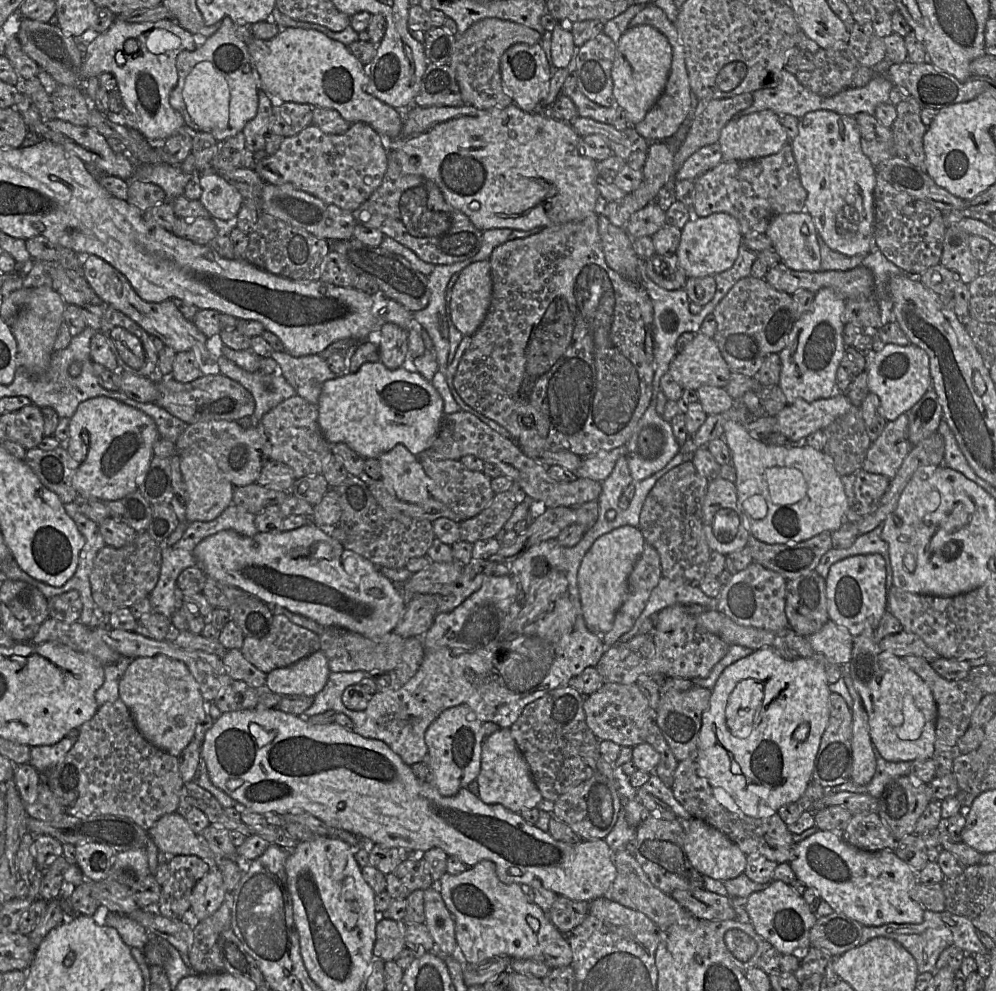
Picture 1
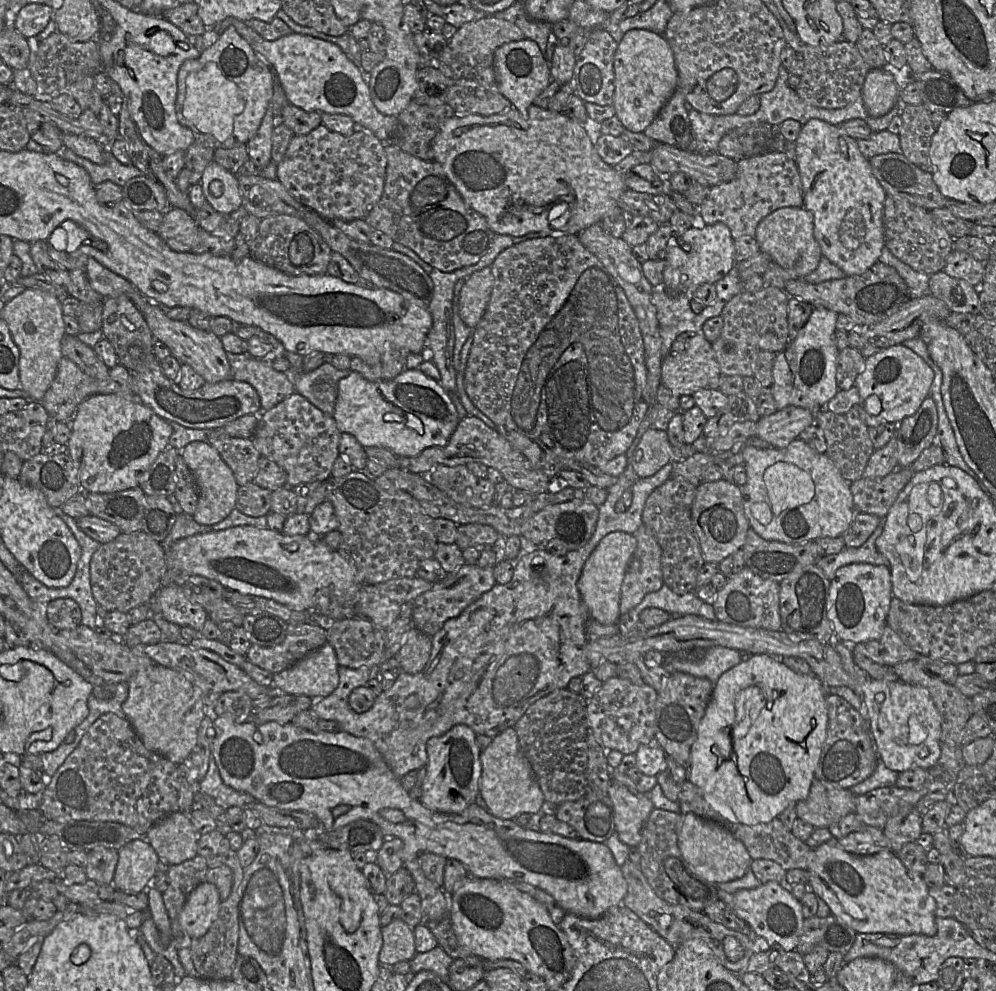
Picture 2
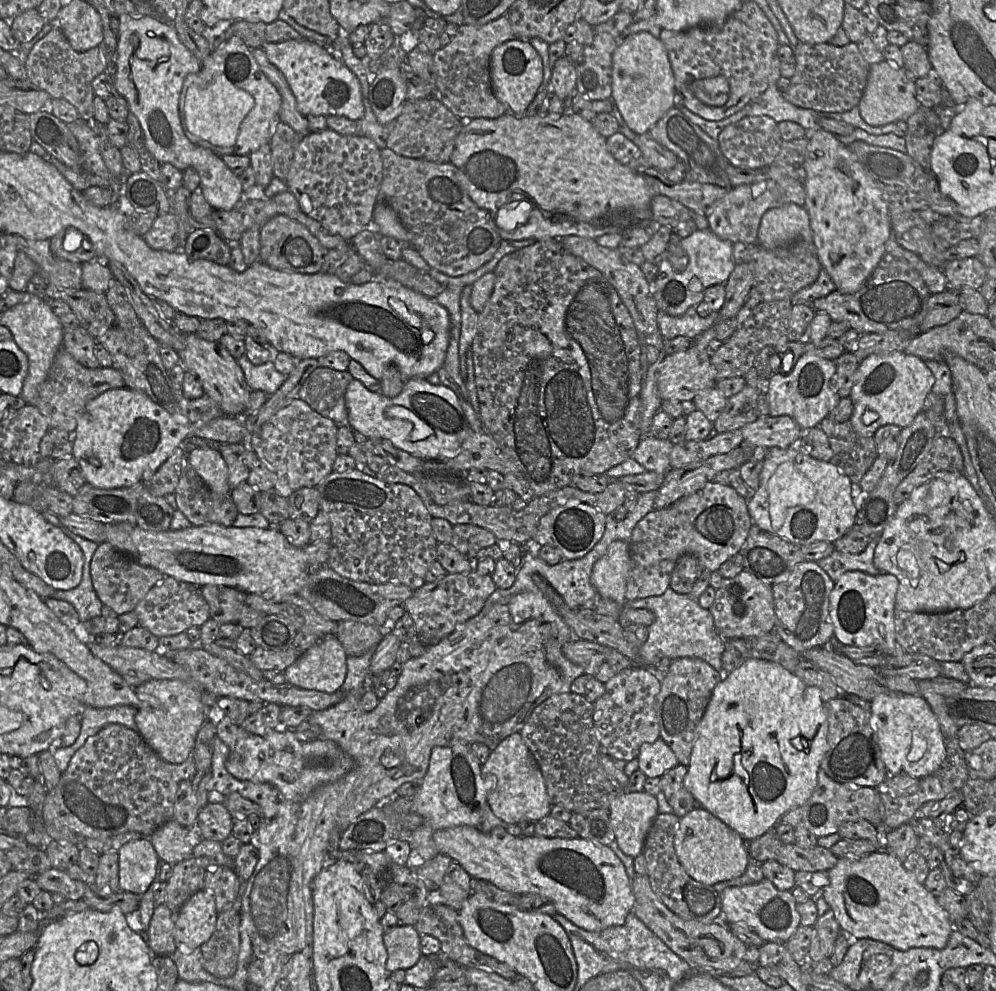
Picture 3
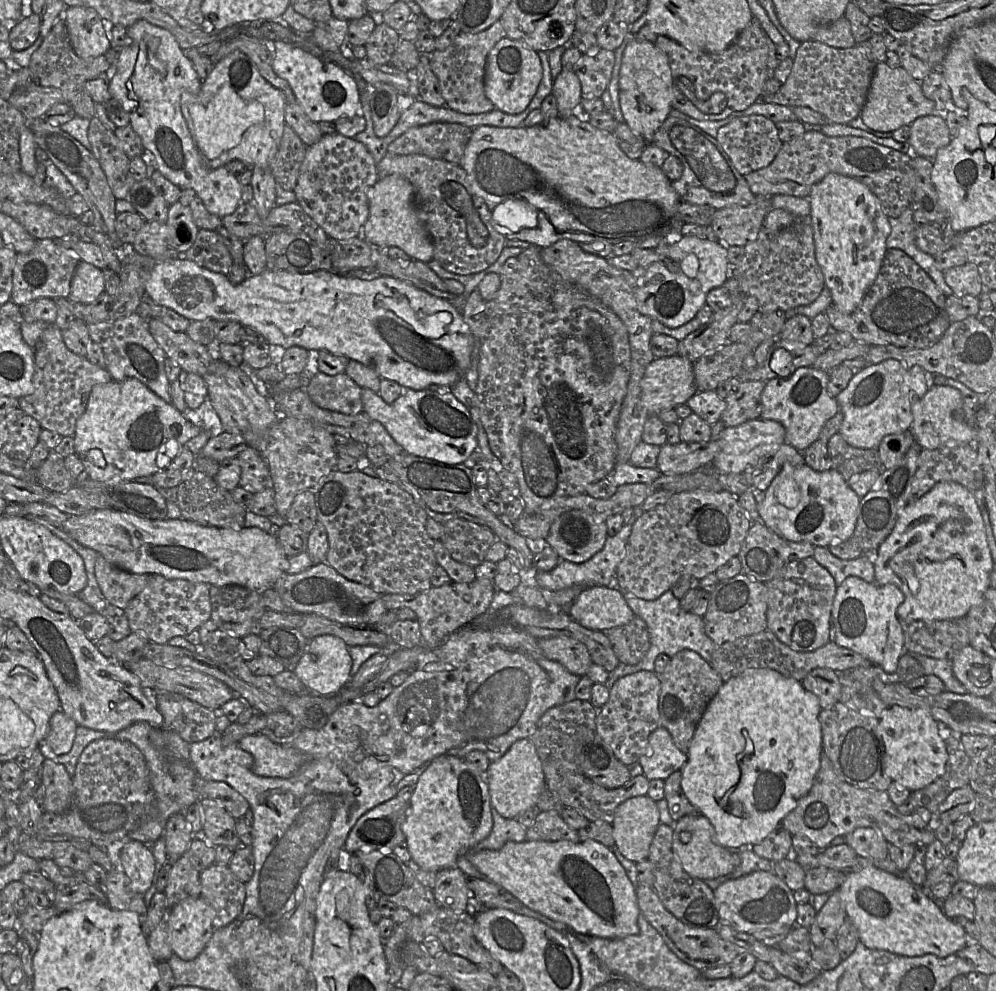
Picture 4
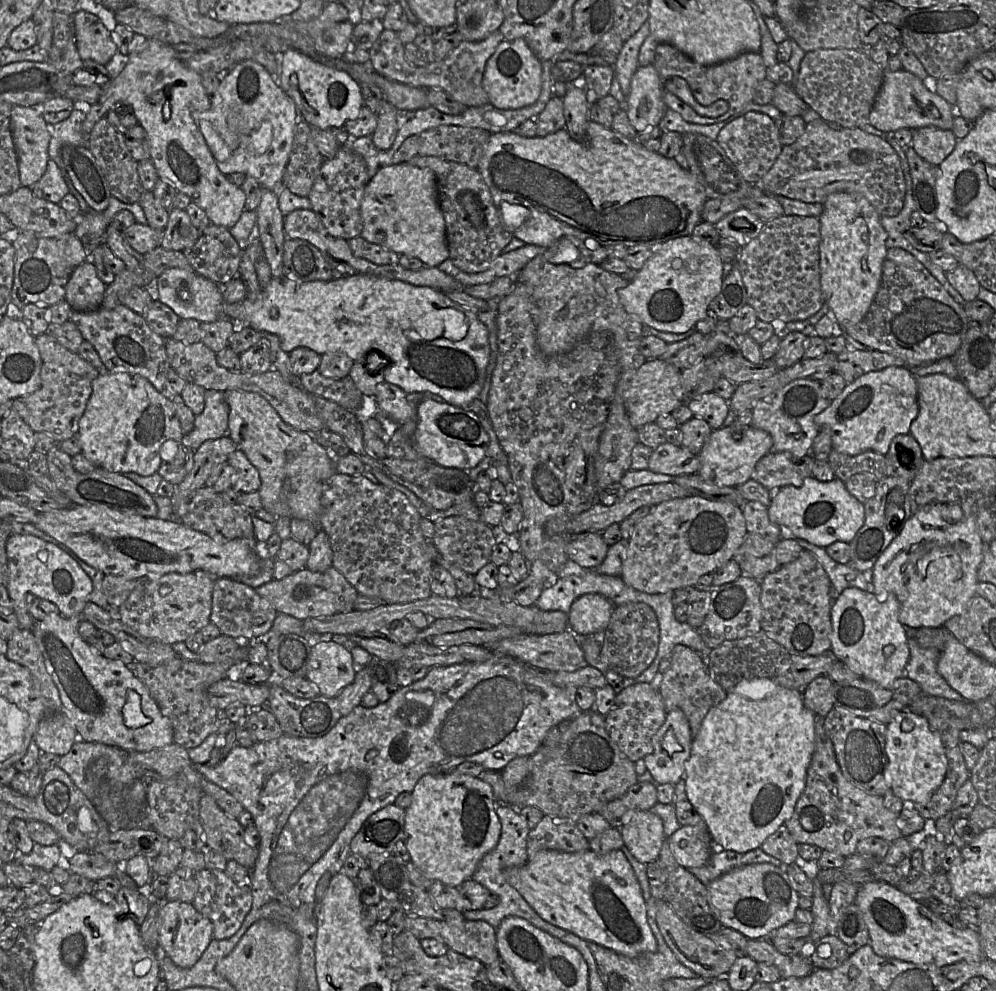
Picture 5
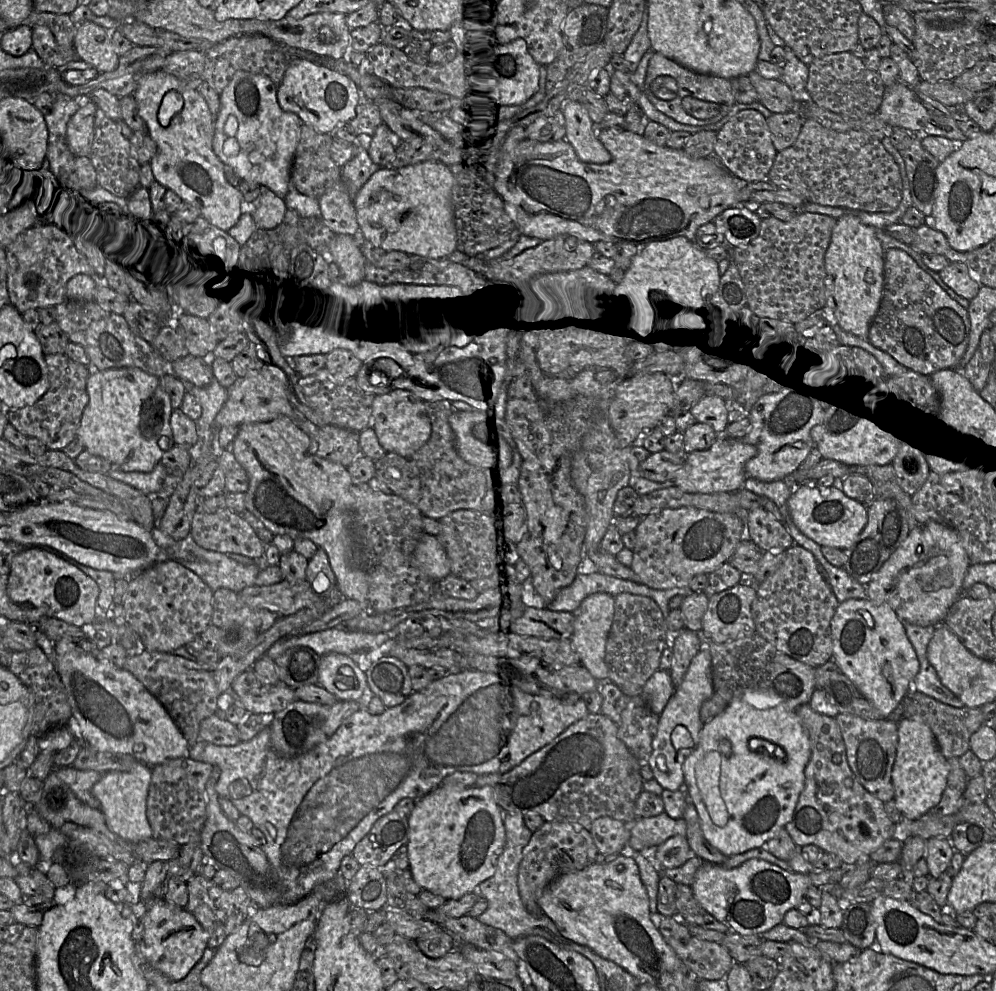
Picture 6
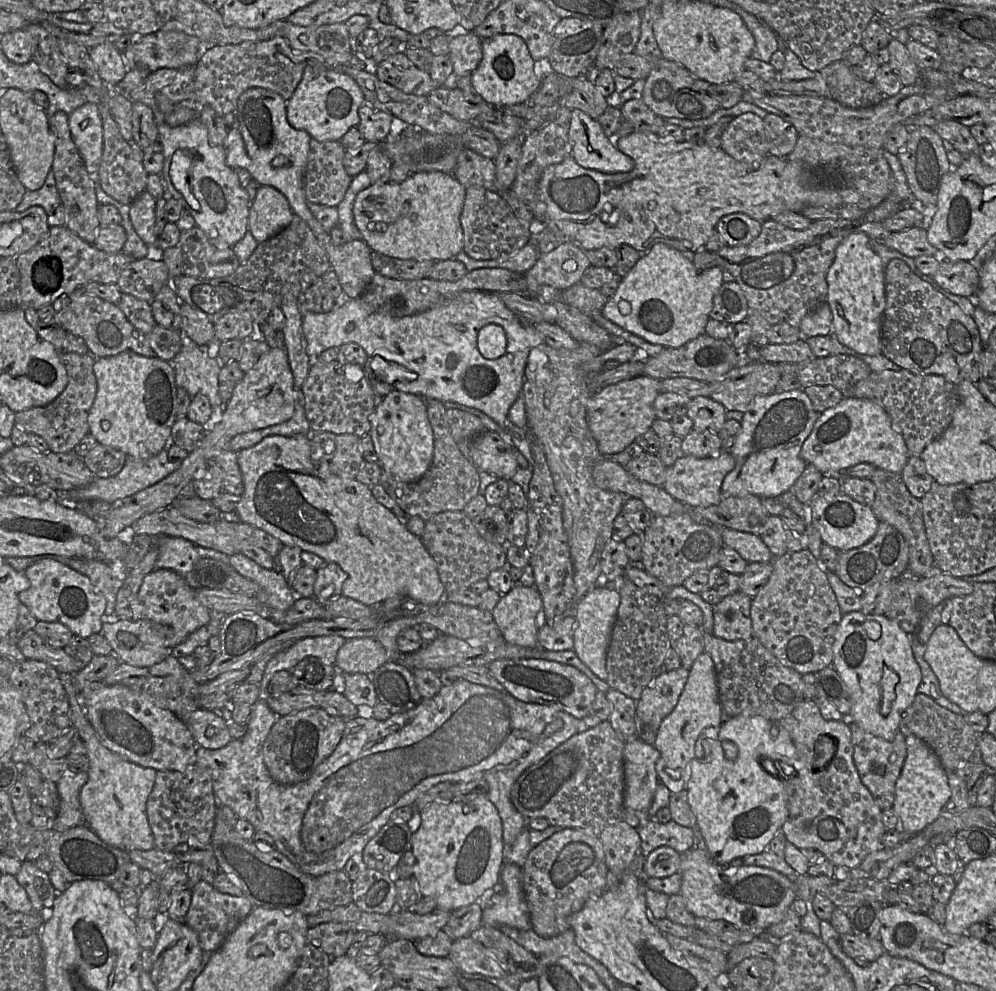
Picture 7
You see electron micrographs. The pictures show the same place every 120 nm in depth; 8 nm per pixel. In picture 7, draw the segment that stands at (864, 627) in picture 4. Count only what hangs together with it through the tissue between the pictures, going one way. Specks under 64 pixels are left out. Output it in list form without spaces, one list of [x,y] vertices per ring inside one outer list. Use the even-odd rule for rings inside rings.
[[[854,611],[842,616],[832,651],[832,666],[844,681],[851,699],[847,720],[877,737],[893,740],[899,730],[901,717],[913,703],[922,680],[910,635],[885,615],[866,615]]]

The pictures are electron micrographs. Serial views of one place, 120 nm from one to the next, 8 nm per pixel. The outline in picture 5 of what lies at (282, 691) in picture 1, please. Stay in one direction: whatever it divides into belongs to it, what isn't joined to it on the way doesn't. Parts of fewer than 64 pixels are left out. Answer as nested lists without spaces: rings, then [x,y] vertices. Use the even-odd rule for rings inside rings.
[[[334,641],[318,642],[311,648],[306,679],[318,687],[320,695],[337,696],[355,675],[349,648]]]

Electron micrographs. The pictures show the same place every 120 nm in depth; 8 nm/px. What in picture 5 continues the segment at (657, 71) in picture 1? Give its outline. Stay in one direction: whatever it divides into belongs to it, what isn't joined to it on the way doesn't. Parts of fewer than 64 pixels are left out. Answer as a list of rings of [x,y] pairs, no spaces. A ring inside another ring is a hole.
[[[653,64],[638,67],[626,103],[629,122],[638,134],[659,126],[668,108],[662,99],[660,78]]]

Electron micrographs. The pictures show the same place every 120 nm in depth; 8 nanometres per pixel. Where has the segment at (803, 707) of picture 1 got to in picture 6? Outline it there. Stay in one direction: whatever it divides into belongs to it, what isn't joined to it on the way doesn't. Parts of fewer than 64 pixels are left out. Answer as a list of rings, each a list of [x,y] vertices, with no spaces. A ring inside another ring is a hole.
[[[757,689],[746,690],[740,698],[735,698],[732,700],[727,708],[719,715],[714,717],[711,721],[705,723],[700,732],[700,741],[697,749],[692,752],[683,764],[684,773],[684,784],[687,787],[687,795],[689,799],[693,802],[696,811],[700,819],[700,825],[702,832],[707,839],[707,841],[716,849],[718,849],[722,854],[730,857],[735,854],[744,853],[753,848],[761,848],[765,842],[777,835],[777,833],[785,827],[785,825],[792,819],[794,810],[796,808],[800,793],[804,789],[805,785],[805,767],[811,756],[811,744],[807,734],[807,731],[802,726],[796,710],[792,710],[789,706],[783,703],[780,698],[775,695],[769,695],[765,691]],[[751,738],[761,738],[769,742],[774,743],[782,747],[786,753],[784,760],[779,760],[775,756],[770,755],[766,748],[762,748],[759,751],[752,751],[749,748],[749,739]],[[721,739],[728,739],[732,744],[732,754],[730,756],[725,756],[719,752],[719,741]]]

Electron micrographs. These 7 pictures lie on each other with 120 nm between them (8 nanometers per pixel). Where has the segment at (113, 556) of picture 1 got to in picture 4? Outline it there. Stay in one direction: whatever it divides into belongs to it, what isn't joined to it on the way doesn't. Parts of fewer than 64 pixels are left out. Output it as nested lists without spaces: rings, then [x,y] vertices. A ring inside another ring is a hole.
[[[100,554],[95,561],[95,575],[109,604],[122,610],[144,589],[150,578],[148,574],[135,574],[119,568]]]

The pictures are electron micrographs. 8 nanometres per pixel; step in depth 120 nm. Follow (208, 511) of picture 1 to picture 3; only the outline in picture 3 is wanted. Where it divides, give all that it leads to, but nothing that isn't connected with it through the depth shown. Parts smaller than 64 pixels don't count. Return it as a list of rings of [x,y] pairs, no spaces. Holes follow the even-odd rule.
[[[217,445],[195,447],[189,450],[187,459],[205,484],[218,496],[231,494],[228,468]]]

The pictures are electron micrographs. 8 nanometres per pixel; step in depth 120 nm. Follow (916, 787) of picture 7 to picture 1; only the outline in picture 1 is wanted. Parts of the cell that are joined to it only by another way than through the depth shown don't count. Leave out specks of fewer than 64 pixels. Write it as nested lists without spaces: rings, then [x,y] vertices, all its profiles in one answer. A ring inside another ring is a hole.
[[[871,626],[854,637],[849,674],[868,714],[870,737],[881,756],[890,762],[933,758],[937,705],[929,686],[902,658],[883,651],[874,642]]]

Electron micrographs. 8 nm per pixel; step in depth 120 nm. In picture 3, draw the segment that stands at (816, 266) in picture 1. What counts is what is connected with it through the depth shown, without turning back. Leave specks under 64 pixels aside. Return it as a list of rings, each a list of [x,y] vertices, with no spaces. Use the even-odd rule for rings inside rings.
[[[787,203],[763,214],[757,236],[759,246],[776,249],[797,241],[813,242],[810,218],[805,207]]]

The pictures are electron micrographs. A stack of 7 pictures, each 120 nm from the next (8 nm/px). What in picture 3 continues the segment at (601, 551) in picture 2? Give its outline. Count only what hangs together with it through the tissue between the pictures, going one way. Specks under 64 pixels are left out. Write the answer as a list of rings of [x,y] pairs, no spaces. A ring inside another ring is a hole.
[[[617,540],[609,545],[607,552],[594,564],[591,583],[601,598],[625,605],[629,571],[629,543]]]

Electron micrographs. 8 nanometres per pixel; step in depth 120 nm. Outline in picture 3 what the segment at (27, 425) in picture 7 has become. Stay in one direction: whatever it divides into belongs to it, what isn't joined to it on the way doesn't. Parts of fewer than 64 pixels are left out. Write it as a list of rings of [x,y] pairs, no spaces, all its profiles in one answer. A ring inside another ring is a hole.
[[[61,348],[56,353],[48,376],[40,387],[36,406],[47,418],[50,427],[66,430],[71,436],[71,432],[76,429],[79,415],[90,400],[107,390],[122,387],[125,387],[124,379],[115,368],[87,368]]]

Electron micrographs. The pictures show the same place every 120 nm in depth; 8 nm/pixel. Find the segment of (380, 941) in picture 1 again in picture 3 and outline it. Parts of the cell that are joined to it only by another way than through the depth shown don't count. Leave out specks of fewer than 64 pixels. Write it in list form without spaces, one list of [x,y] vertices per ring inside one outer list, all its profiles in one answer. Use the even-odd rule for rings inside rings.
[[[397,925],[383,935],[387,950],[386,969],[390,972],[414,966],[422,956],[421,935],[413,925]]]

